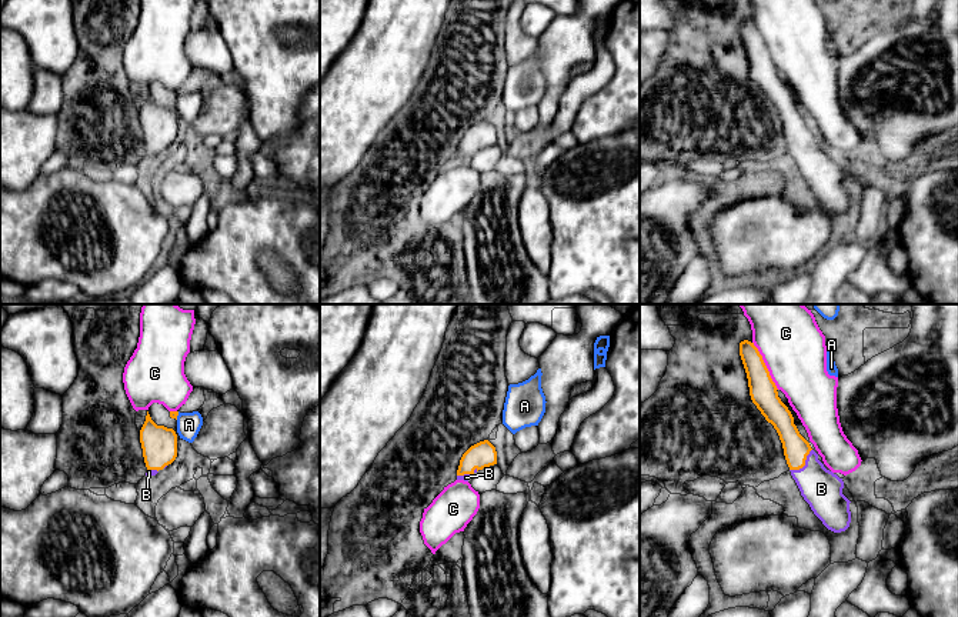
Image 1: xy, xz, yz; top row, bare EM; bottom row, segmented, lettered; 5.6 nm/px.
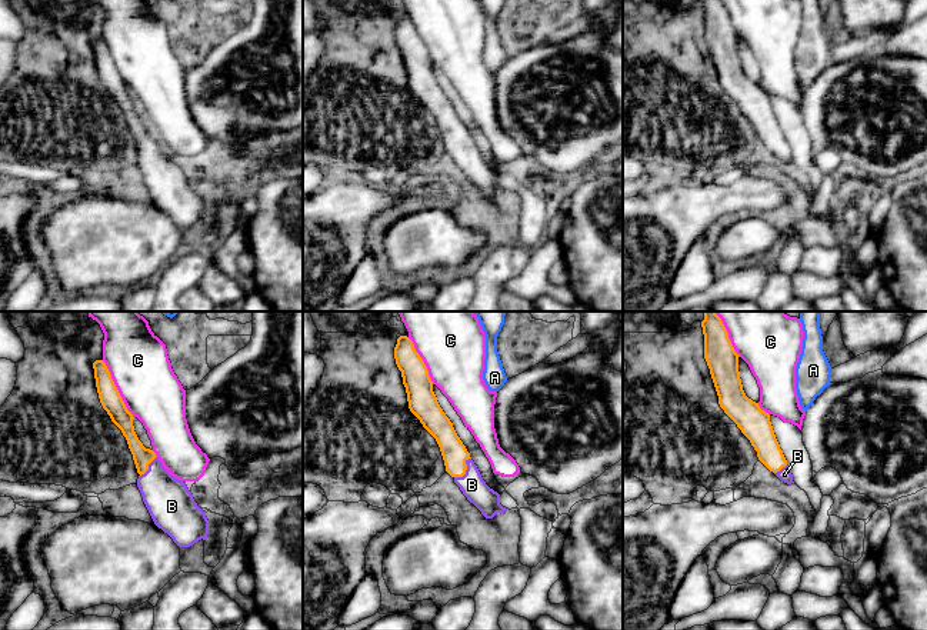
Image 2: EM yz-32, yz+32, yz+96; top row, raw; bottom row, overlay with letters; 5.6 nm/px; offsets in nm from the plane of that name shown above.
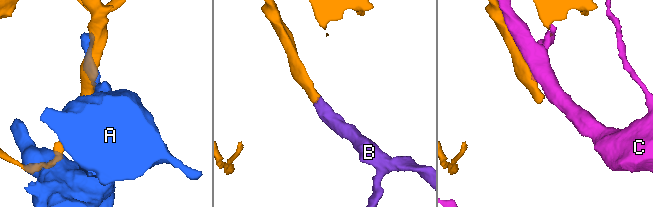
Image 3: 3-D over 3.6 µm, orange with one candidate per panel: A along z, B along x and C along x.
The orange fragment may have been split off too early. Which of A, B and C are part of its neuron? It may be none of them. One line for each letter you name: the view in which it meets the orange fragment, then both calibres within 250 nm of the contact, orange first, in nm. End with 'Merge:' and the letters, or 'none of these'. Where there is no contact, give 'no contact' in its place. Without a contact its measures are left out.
B: contact in yz; calibres 140 and 220 nm
Merge: B

